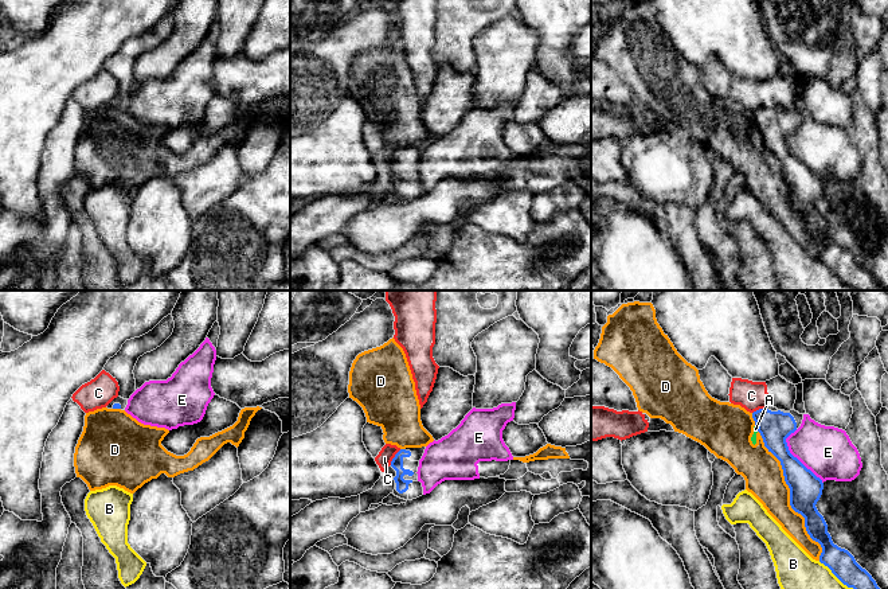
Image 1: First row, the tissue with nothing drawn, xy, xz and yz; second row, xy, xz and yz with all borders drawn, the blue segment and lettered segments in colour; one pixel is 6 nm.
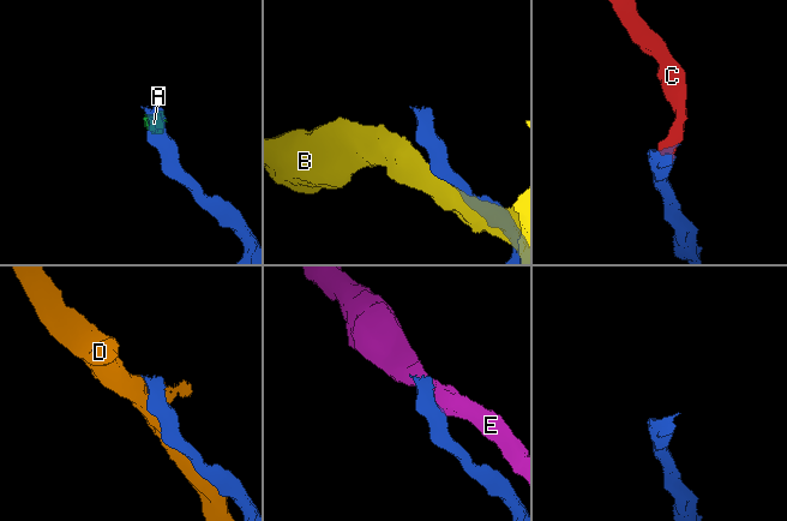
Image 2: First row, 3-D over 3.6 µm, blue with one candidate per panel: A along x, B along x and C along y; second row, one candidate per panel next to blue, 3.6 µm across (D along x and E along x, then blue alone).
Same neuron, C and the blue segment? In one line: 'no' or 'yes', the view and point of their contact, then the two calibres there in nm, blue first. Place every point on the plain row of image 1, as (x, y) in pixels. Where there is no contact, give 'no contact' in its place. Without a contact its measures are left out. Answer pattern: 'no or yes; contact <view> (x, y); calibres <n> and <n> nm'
no; contact xz (394, 156); calibres 80 and 90 nm

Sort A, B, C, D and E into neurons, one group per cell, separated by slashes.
A D / B / C / E

